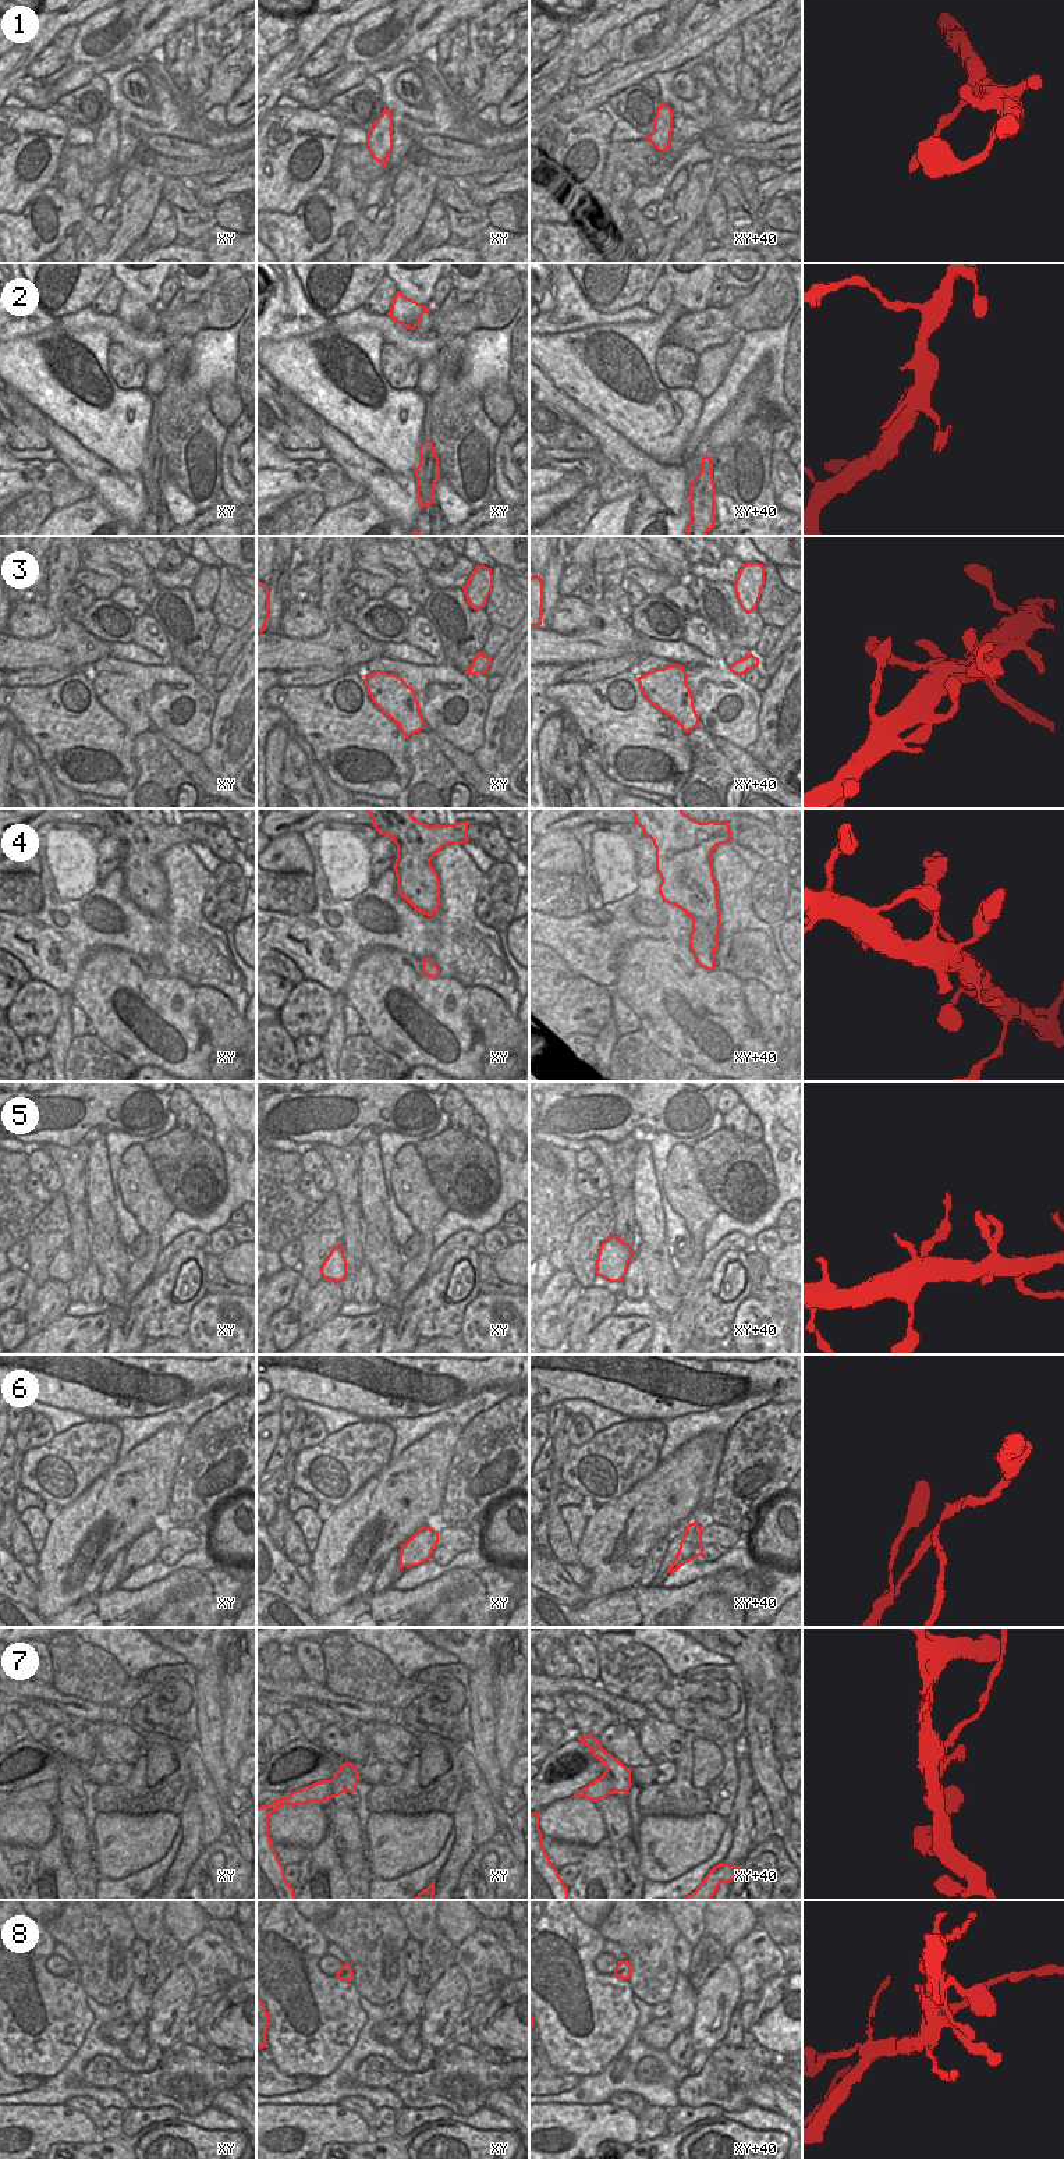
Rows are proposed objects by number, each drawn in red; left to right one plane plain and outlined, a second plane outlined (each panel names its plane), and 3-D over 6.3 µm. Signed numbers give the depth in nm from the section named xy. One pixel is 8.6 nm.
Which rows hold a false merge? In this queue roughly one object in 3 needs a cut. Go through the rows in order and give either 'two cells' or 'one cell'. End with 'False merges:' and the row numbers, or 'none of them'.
1: two cells
2: one cell
3: two cells
4: one cell
5: two cells
6: two cells
7: two cells
8: two cells
False merges: 1, 3, 5, 6, 7, 8

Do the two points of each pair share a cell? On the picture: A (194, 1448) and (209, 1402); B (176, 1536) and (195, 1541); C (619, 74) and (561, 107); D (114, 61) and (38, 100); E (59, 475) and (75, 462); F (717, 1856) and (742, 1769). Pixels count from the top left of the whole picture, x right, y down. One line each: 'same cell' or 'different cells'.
A: different cells
B: same cell
C: same cell
D: different cells
E: different cells
F: different cells

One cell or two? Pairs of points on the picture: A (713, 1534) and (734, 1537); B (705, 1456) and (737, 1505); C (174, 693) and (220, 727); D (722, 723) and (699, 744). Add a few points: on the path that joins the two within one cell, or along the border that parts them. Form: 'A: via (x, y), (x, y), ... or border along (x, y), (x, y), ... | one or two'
A: via (719, 1534), (729, 1536) | one
B: border along (729, 1449), (720, 1492) | two
C: border along (216, 693), (210, 742), (202, 752) | two
D: border along (699, 725), (713, 738) | two

